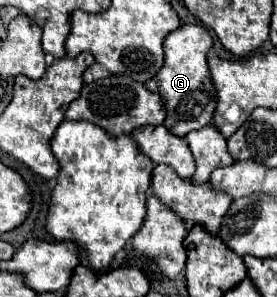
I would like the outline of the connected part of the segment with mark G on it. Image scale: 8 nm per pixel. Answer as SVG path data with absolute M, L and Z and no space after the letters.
M182 25L164 39L164 65L162 69L144 83L152 93L158 93L166 107L164 127L176 135L186 137L190 131L198 131L212 123L216 107L216 89L208 75L206 53L212 47L212 35L204 25Z

